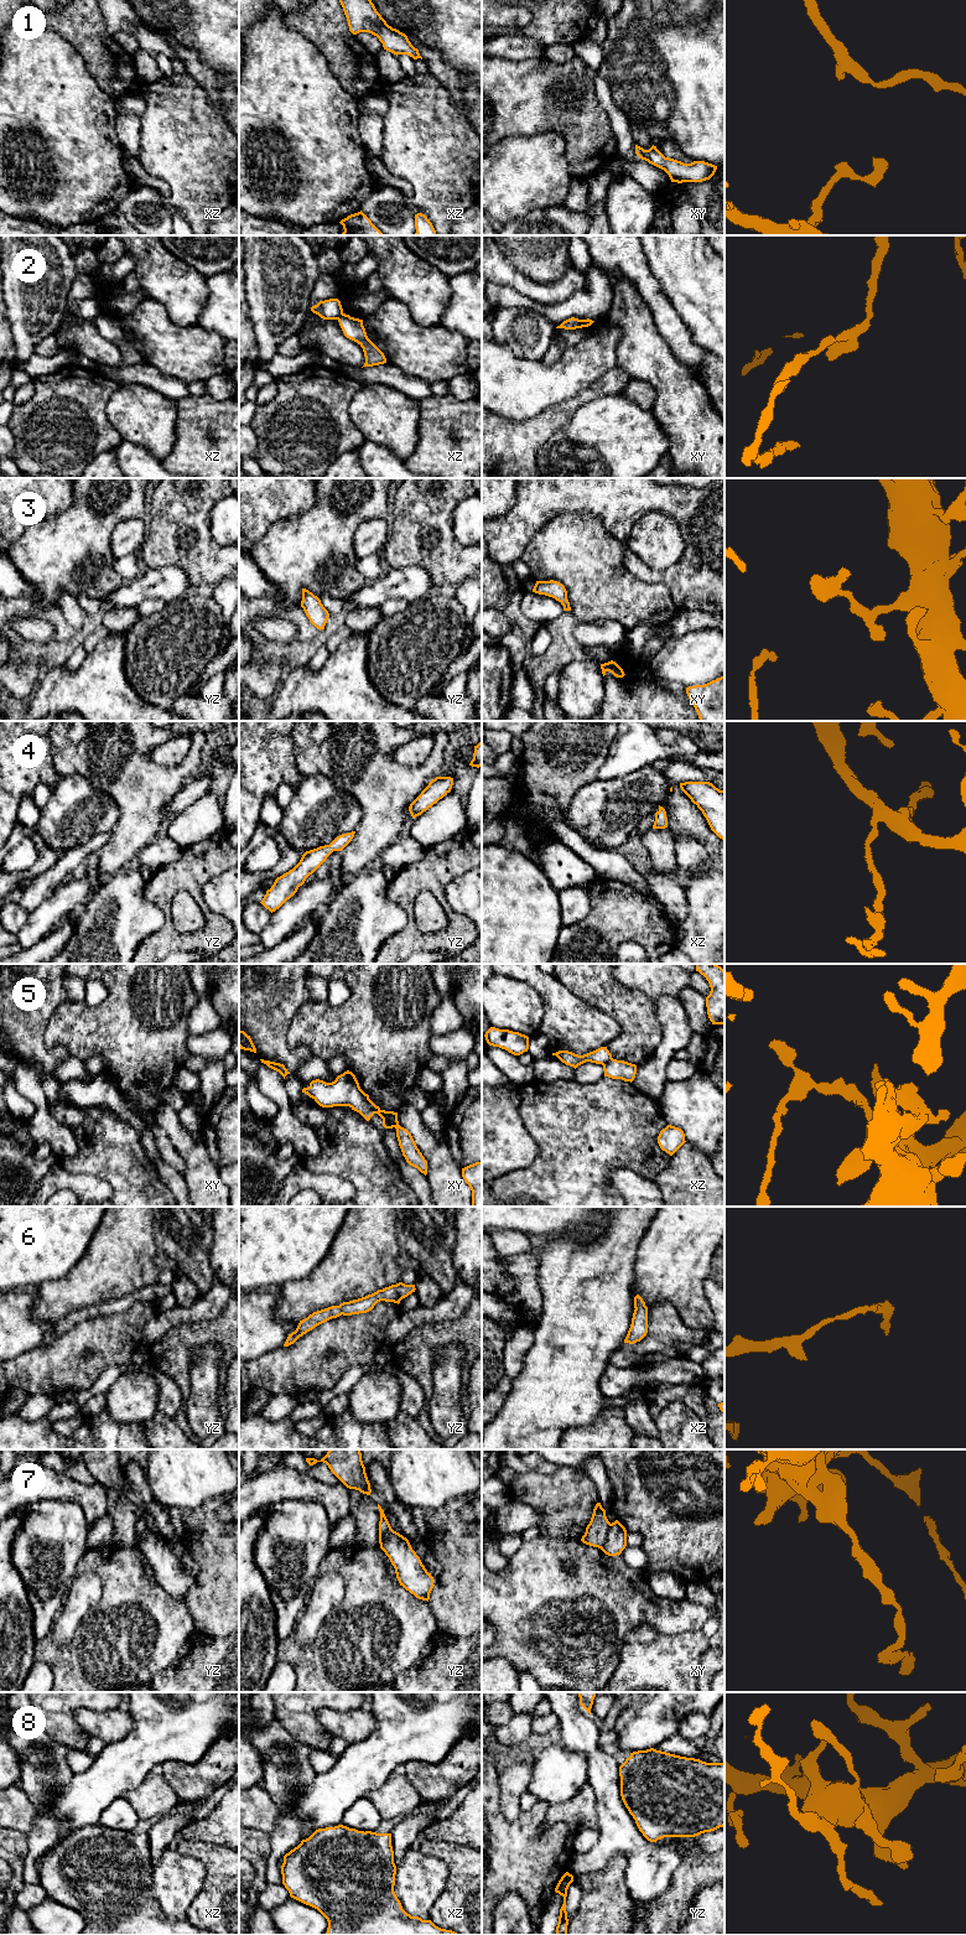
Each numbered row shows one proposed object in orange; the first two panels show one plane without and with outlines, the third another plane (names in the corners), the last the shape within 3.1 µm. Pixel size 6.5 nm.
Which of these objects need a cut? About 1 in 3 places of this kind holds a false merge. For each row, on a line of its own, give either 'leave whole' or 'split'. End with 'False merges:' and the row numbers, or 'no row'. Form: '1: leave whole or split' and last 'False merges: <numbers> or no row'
1: leave whole
2: split
3: leave whole
4: leave whole
5: split
6: leave whole
7: split
8: leave whole
False merges: 2, 5, 7

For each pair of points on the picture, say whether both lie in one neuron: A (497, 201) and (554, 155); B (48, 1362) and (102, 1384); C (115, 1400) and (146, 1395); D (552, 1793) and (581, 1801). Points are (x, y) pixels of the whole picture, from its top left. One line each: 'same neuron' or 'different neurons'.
A: same neuron
B: different neurons
C: same neuron
D: different neurons

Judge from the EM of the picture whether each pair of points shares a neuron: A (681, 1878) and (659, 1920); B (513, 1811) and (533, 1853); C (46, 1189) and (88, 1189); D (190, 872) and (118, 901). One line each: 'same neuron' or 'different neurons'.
A: same neuron
B: different neurons
C: same neuron
D: different neurons

